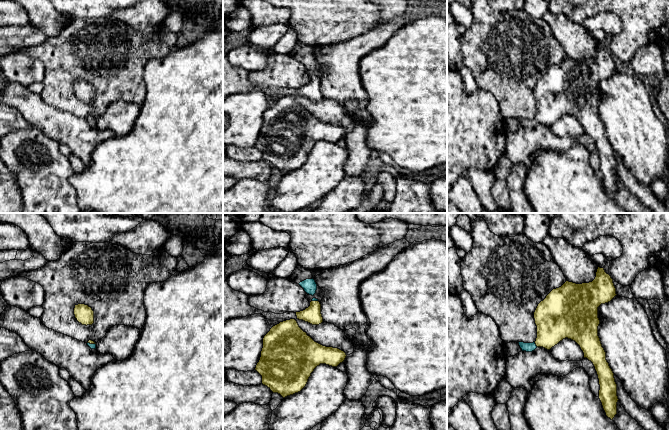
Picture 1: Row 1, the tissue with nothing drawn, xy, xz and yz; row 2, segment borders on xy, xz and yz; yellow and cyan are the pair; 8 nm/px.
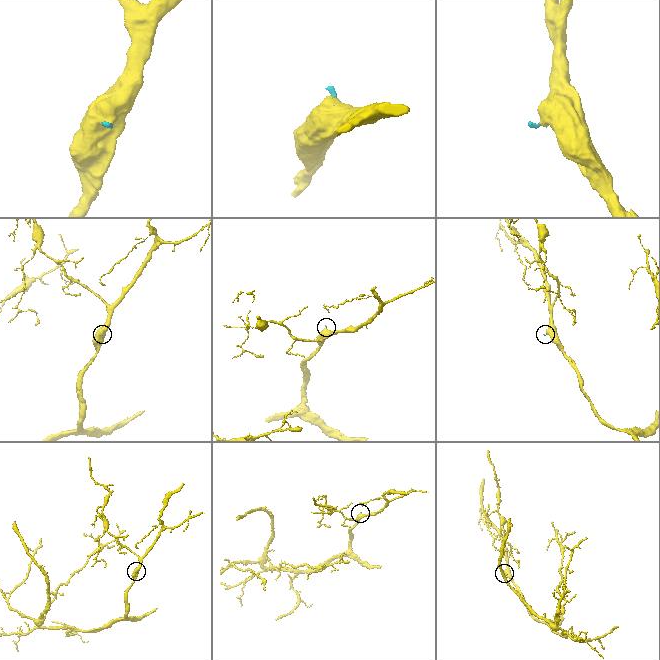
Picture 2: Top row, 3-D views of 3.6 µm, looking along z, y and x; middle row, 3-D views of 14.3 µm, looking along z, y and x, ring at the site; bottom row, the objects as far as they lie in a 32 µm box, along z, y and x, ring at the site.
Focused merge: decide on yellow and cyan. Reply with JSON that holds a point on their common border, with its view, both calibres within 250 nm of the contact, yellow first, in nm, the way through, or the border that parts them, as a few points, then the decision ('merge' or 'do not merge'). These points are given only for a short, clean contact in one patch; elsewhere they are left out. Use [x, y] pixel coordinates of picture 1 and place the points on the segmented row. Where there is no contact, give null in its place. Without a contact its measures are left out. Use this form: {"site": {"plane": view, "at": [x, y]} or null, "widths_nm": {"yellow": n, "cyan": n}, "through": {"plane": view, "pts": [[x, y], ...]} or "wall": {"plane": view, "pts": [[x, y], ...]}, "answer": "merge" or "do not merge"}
{"site": {"plane": "yz", "at": [535, 343]}, "widths_nm": {"yellow": 320, "cyan": 80}, "through": {"plane": "yz", "pts": [[555, 319], [552, 327], [535, 343], [528, 347]]}, "answer": "merge"}

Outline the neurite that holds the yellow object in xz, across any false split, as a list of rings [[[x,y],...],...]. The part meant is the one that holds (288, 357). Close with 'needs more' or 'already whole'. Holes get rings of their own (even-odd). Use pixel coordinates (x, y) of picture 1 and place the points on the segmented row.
[[[295,319],[273,326],[263,338],[261,357],[255,370],[262,376],[262,384],[283,398],[300,392],[311,373],[320,364],[337,367],[344,362],[346,353],[338,348],[326,347],[315,342],[298,325]]]; already whole

